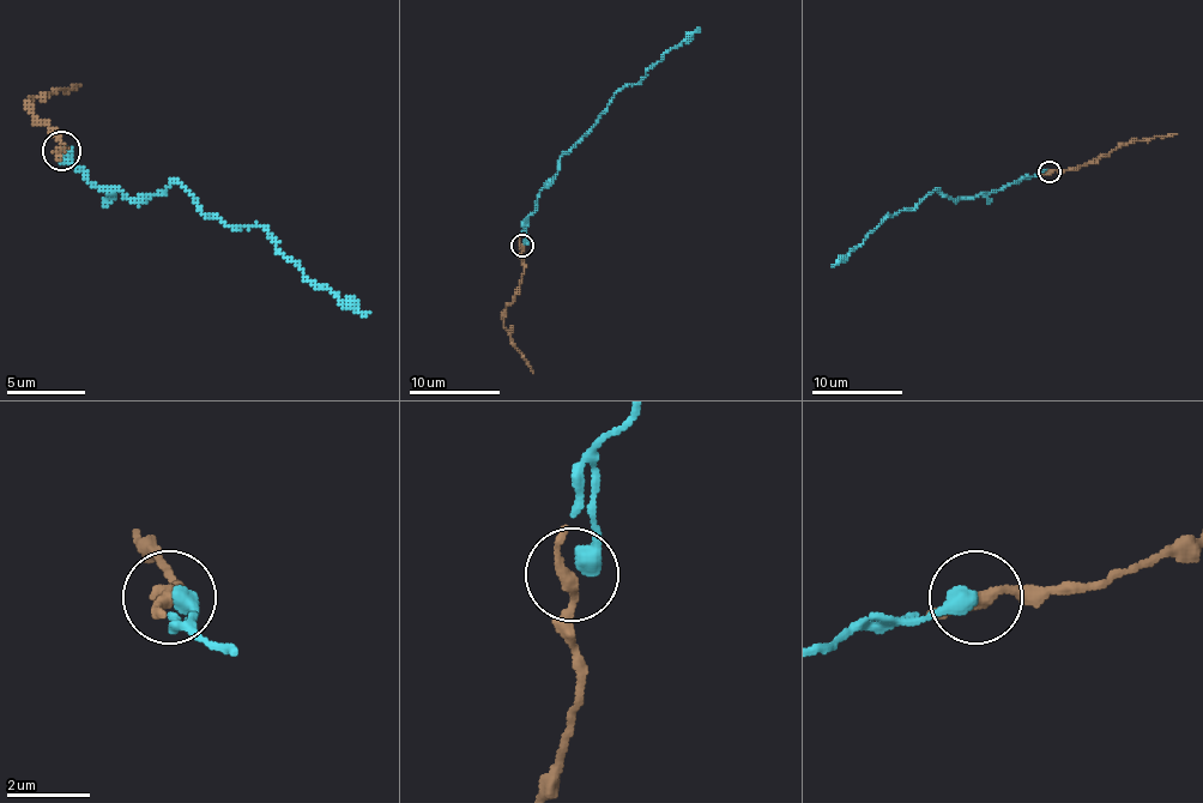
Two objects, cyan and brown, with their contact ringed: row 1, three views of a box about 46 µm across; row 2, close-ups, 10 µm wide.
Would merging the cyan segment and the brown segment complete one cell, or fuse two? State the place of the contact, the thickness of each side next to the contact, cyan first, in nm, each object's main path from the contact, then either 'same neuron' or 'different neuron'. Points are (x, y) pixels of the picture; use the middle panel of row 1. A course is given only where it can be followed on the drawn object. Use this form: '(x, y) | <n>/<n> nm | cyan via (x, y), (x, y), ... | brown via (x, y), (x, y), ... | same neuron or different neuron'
(523, 245) | 460/240 nm | cyan via (524, 245), (526, 219), (557, 171), (557, 161), (618, 91), (636, 84), (700, 28) | brown via (521, 245), (524, 273), (519, 291), (506, 307), (503, 327), (533, 373) | same neuron

